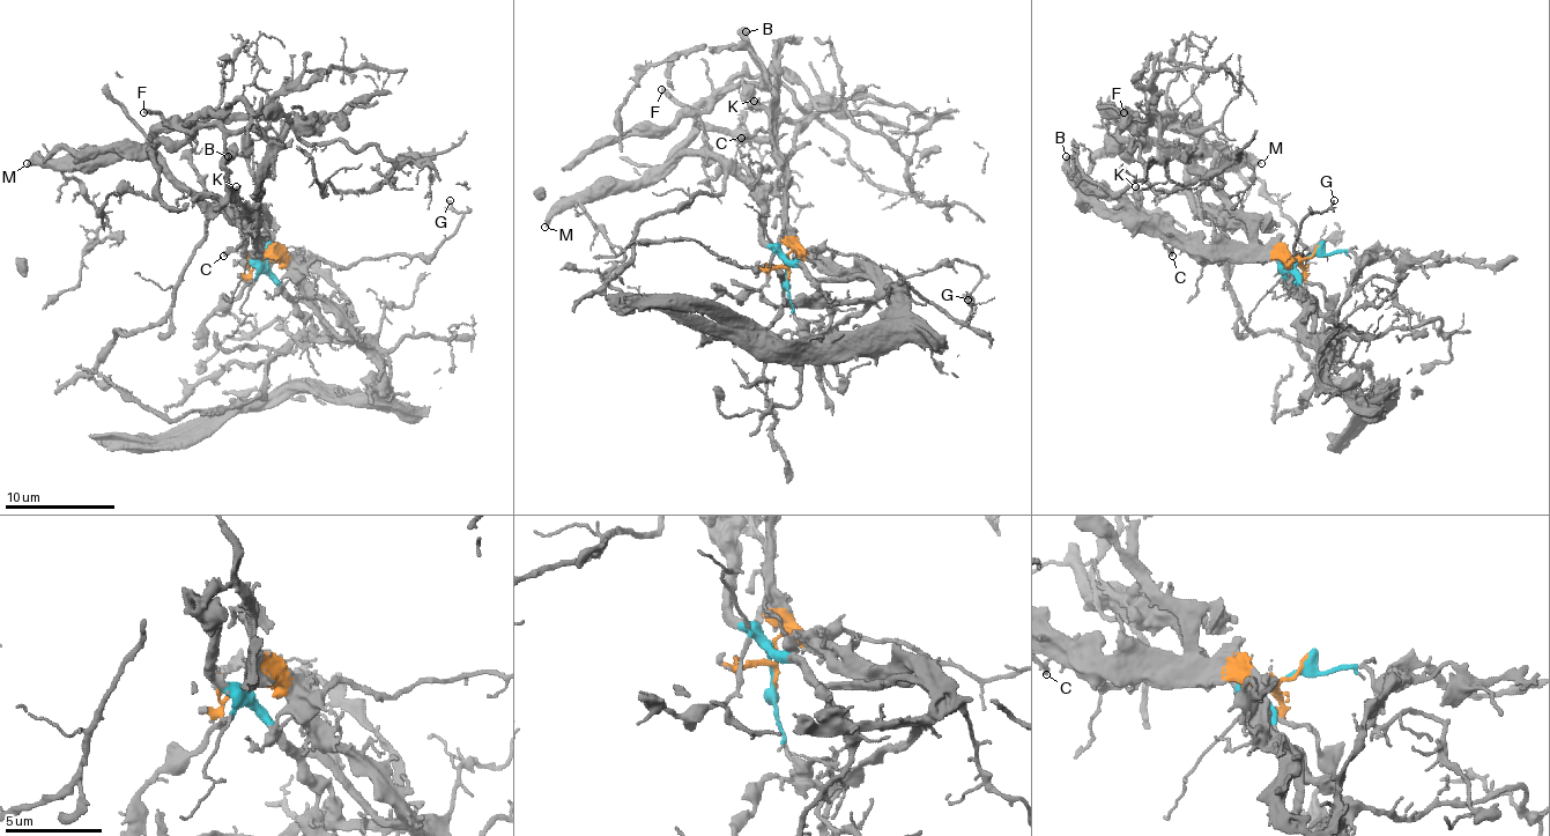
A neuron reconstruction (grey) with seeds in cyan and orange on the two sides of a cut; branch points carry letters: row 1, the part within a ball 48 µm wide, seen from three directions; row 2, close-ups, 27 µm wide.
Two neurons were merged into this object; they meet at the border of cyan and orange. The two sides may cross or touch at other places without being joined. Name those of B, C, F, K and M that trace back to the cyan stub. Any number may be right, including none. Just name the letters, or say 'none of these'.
F, M

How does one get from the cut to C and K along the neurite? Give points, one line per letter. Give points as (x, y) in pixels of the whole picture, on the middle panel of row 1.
C: (787, 275), (787, 163), (769, 133), (757, 130), (741, 138)
K: (787, 275), (787, 163), (773, 143), (769, 113), (755, 105), (755, 100)

